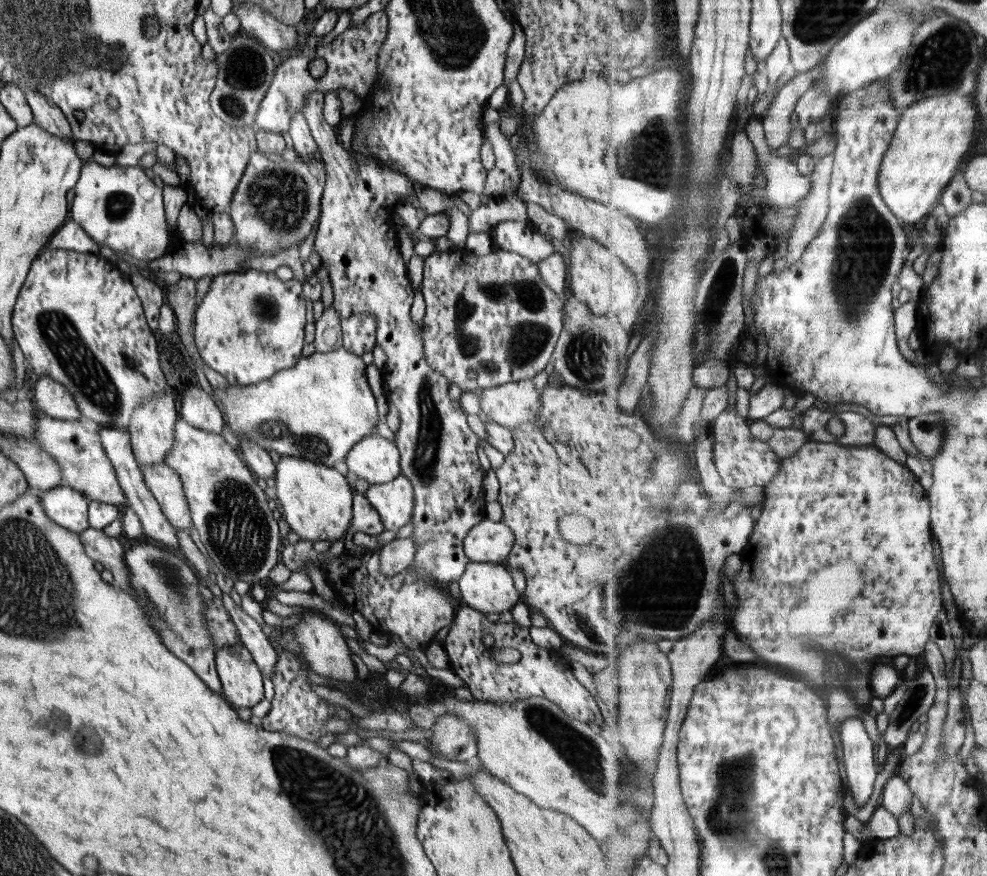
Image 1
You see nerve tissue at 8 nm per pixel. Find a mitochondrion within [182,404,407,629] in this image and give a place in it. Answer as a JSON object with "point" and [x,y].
{"point":[238,531]}

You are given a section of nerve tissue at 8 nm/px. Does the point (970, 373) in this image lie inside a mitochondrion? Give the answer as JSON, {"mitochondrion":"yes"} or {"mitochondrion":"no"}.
{"mitochondrion":"no"}

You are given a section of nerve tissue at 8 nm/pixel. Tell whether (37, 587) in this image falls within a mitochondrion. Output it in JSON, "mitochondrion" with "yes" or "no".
{"mitochondrion":"yes"}

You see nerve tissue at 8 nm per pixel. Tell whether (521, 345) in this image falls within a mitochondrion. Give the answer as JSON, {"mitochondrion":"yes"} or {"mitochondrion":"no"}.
{"mitochondrion":"yes"}

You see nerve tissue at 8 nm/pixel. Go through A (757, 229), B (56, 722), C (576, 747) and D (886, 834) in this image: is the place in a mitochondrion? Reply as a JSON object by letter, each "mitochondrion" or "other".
{"A":"other","B":"mitochondrion","C":"mitochondrion","D":"other"}

